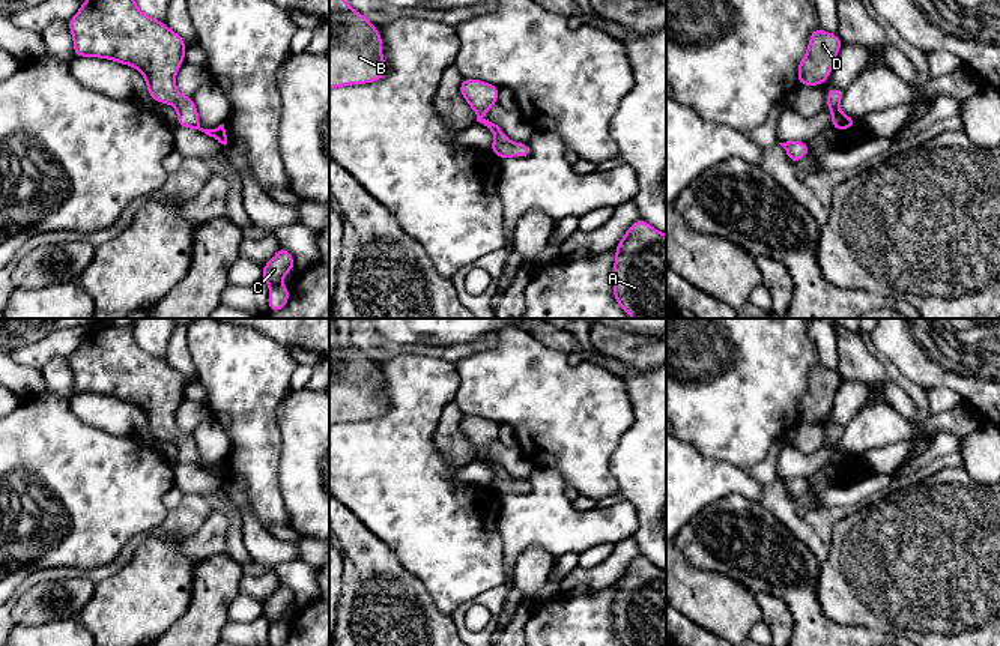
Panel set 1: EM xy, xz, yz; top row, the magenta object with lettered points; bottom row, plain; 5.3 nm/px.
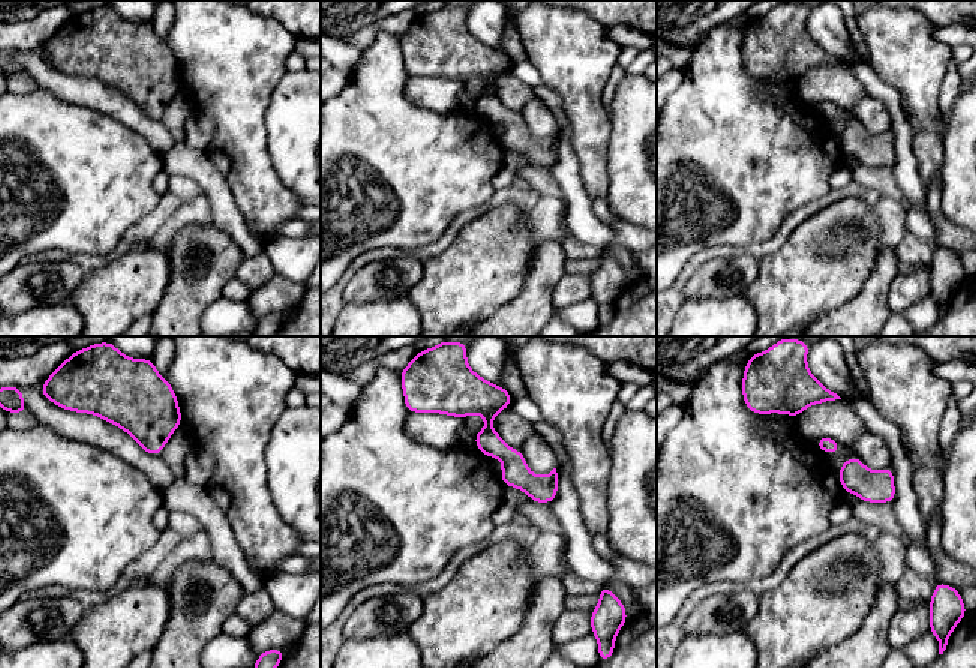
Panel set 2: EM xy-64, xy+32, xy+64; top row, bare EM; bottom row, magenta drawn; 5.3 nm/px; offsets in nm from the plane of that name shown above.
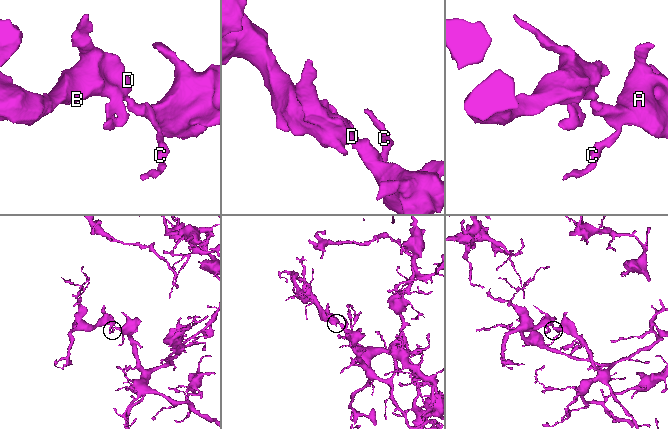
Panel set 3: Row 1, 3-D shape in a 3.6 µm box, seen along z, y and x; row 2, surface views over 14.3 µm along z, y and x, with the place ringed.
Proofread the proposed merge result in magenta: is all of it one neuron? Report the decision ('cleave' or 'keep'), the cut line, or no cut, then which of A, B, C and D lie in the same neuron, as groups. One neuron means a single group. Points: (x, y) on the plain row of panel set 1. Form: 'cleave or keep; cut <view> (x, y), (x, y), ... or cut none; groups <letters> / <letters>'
keep; cut none; groups A B C D

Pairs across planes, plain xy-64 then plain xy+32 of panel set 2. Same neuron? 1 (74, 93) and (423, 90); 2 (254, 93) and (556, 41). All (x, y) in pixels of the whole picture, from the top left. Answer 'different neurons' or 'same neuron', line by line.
1: same neuron
2: same neuron

